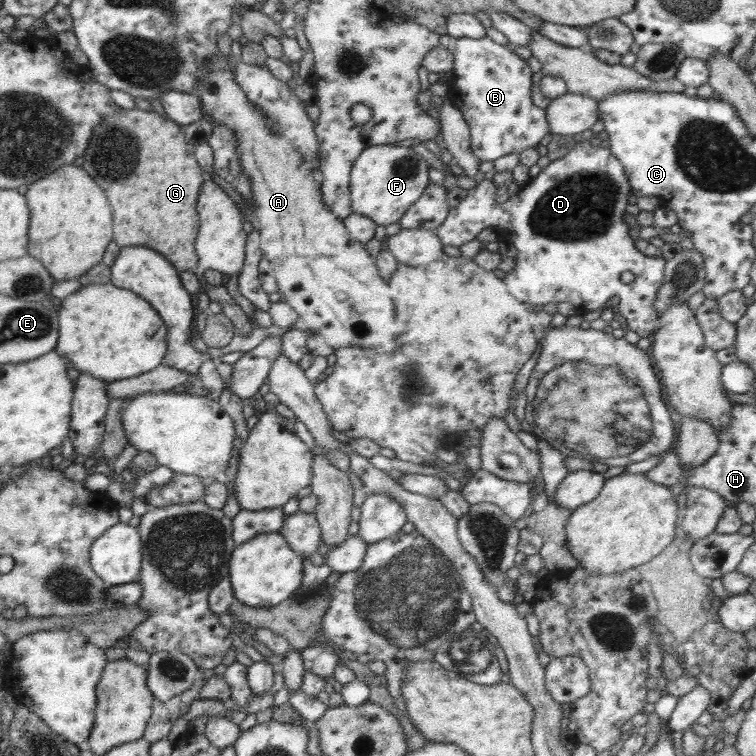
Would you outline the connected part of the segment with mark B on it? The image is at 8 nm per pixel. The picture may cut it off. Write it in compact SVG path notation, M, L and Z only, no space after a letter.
M489 37L456 39L451 51L454 77L449 83L450 96L468 123L476 158L492 162L513 152L521 153L537 146L550 133L545 109L532 103L533 73L526 59Z

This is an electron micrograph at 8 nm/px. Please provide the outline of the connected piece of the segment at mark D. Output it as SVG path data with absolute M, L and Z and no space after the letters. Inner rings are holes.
M582 139L571 146L566 156L550 161L537 176L520 188L517 195L509 197L505 202L494 201L497 188L493 180L482 178L476 187L467 190L466 198L453 207L444 222L434 230L443 246L450 244L460 248L475 240L482 229L489 226L496 229L502 227L502 230L506 230L509 242L518 251L514 269L506 273L503 279L508 292L516 300L534 306L548 302L570 302L579 314L605 310L608 315L626 318L629 329L642 338L655 332L659 327L659 315L653 304L657 290L662 286L663 270L668 260L663 256L646 256L637 249L630 237L624 213L632 190L622 163L609 148L592 146L589 141ZM623 272L634 274L630 284L624 284L620 279Z

